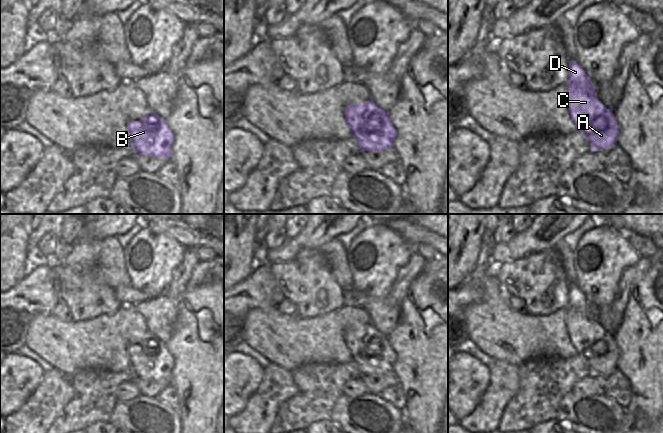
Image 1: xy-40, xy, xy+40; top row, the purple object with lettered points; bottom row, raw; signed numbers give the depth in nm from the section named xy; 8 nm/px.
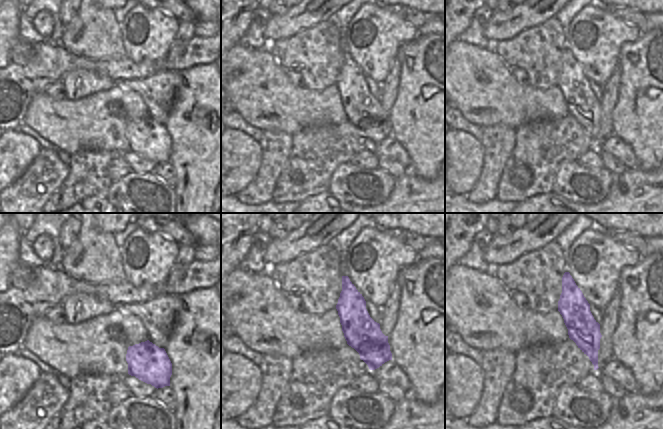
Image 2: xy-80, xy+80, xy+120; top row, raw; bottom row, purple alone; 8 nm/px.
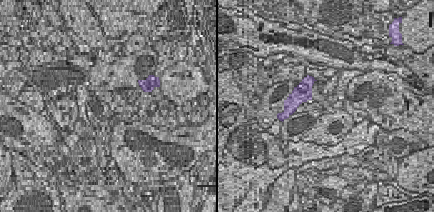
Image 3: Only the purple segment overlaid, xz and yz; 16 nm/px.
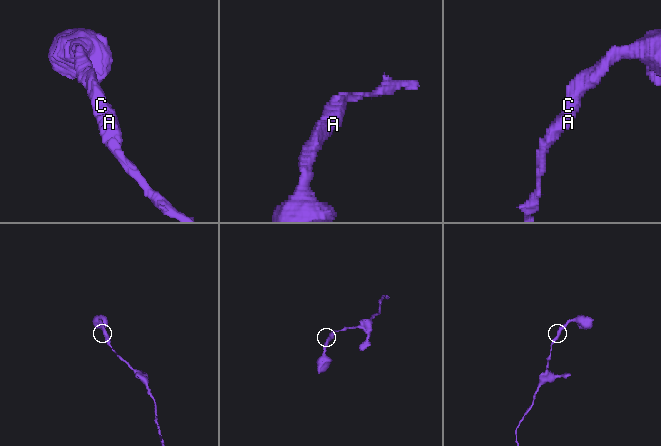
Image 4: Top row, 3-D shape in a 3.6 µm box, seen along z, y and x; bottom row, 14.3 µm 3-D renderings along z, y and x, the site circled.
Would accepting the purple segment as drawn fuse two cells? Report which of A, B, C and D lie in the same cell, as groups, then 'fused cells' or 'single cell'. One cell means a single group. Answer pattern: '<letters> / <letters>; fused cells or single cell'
A B C D; single cell

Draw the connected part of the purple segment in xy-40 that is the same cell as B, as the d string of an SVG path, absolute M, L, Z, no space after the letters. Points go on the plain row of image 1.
M151 336L150 340L127 348L135 377L154 381L171 381L173 358L165 343Z

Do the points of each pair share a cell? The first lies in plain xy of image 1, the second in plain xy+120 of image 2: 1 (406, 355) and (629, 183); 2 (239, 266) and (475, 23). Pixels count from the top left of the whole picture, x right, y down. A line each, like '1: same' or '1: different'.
1: different
2: different

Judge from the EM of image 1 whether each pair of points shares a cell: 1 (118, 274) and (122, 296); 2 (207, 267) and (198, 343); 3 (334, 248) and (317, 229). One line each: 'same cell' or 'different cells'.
1: different cells
2: different cells
3: different cells

